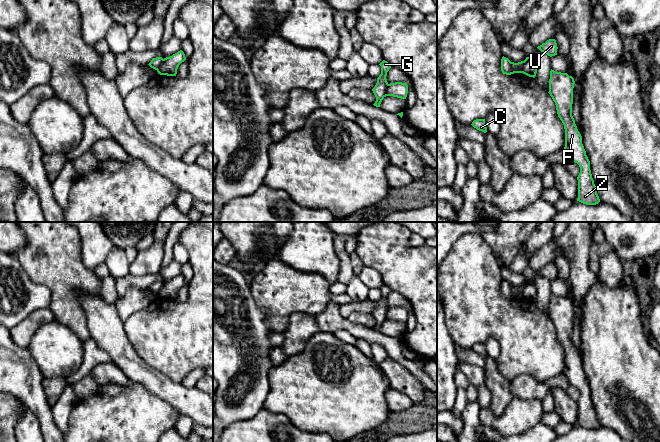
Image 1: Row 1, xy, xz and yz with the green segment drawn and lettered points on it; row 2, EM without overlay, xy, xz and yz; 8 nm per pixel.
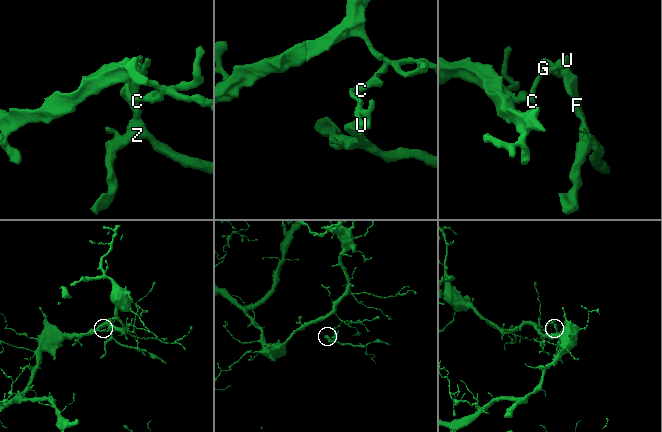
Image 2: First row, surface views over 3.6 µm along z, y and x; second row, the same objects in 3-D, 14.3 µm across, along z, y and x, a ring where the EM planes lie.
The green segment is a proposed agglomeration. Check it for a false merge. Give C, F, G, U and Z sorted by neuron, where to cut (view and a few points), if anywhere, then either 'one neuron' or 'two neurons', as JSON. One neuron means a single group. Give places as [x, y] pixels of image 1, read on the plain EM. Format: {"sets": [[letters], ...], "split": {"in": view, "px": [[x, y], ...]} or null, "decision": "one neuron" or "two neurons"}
{"sets": [["C", "G", "U"], ["F", "Z"]], "split": {"in": "yz", "px": [[533, 283], [526, 283], [524, 285], [521, 296]]}, "decision": "two neurons"}

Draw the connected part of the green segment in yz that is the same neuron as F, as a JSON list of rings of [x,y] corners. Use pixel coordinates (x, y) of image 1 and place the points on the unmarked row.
[[[551,293],[549,303],[549,318],[556,329],[558,341],[565,353],[564,374],[571,385],[580,391],[577,425],[586,429],[596,429],[600,426],[596,410],[590,394],[590,385],[582,368],[582,360],[577,353],[572,340],[574,302],[567,297]]]

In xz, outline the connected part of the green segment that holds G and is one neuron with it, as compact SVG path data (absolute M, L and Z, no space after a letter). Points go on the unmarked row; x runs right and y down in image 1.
M383 284L379 289L381 290L381 298L377 302L377 307L375 311L372 313L376 321L376 325L373 329L376 331L380 331L382 324L387 320L386 313L388 306L386 300L387 300L387 296L391 292L391 289L385 284Z

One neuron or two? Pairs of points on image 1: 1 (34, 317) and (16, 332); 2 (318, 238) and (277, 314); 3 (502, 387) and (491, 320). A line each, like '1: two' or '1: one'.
1: one
2: one
3: two

